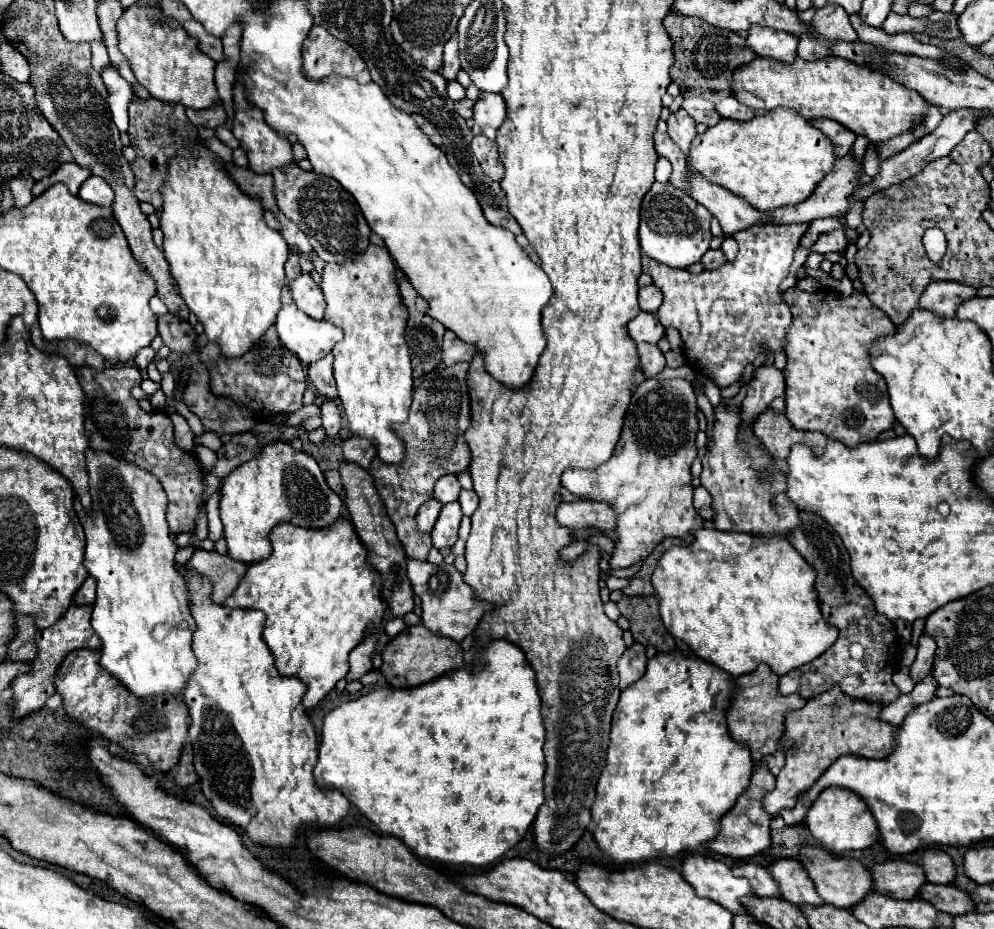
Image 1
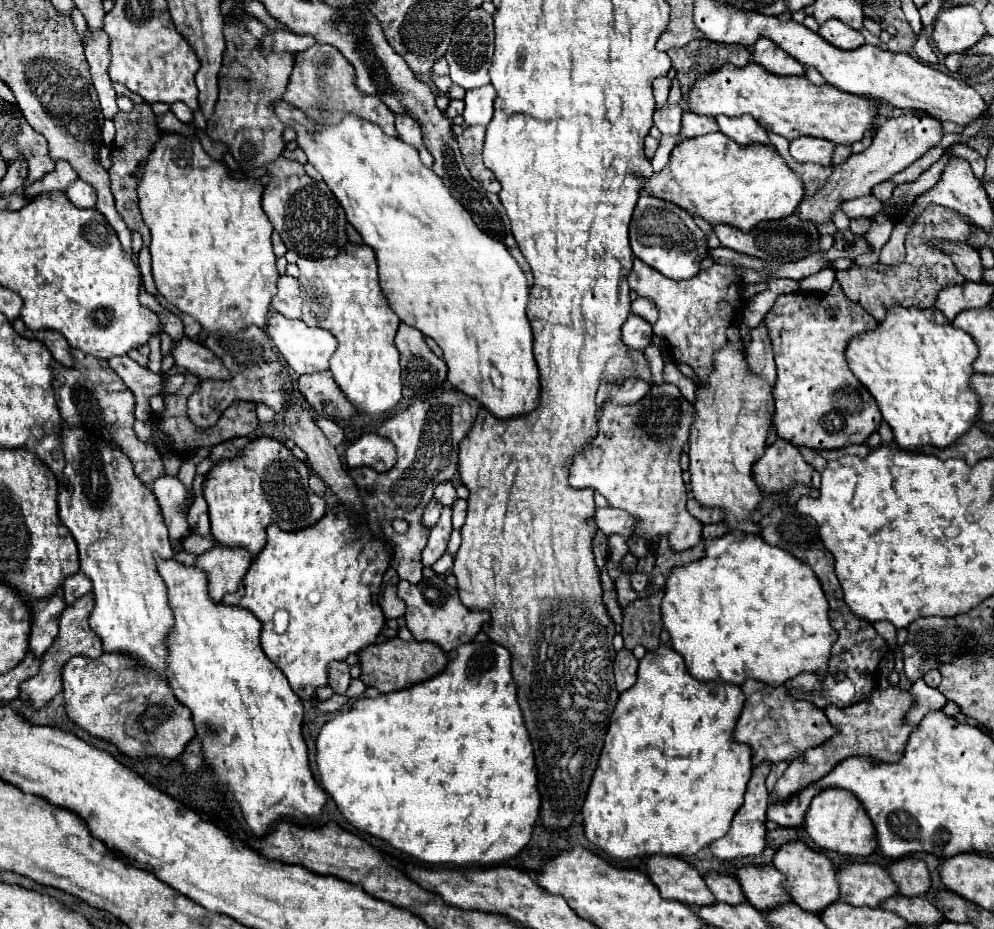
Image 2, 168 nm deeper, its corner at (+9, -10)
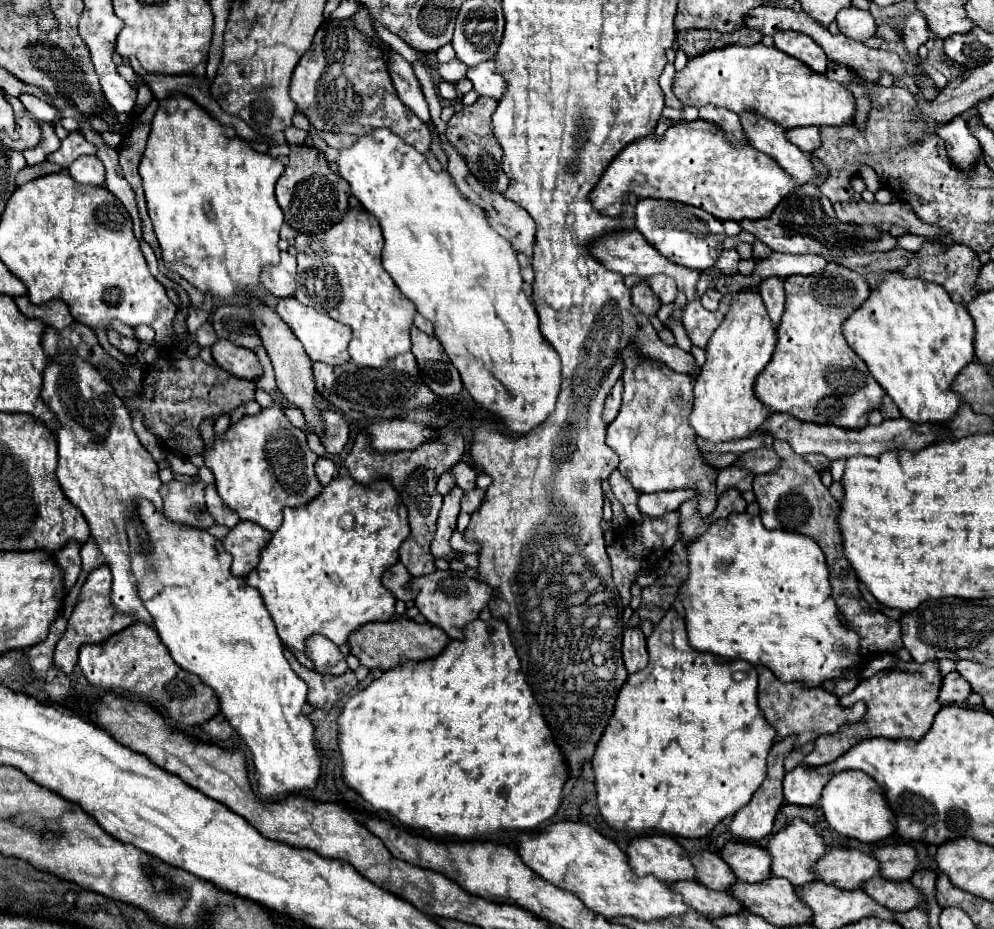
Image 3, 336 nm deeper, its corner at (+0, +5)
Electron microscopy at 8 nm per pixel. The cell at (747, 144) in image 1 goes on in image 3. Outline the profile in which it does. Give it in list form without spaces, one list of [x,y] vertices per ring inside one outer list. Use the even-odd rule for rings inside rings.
[[[694,120],[694,122],[676,122],[672,124],[664,136],[646,136],[644,140],[632,142],[612,164],[608,166],[608,172],[600,178],[600,184],[596,192],[592,194],[592,204],[596,204],[596,210],[604,212],[606,216],[616,216],[618,206],[624,202],[622,196],[634,194],[636,198],[652,196],[652,198],[664,198],[664,200],[676,200],[684,204],[692,204],[698,208],[704,208],[718,220],[758,220],[764,216],[770,216],[772,208],[794,192],[796,184],[792,176],[788,176],[780,164],[772,156],[766,156],[764,152],[758,152],[750,144],[732,144],[726,138],[726,132],[722,128],[716,128],[716,124]]]

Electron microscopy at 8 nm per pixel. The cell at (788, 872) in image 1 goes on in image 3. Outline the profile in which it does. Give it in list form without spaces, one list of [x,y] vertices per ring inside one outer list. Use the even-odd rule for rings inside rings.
[[[730,842],[724,846],[720,856],[734,870],[736,878],[742,882],[764,882],[772,876],[770,872],[772,858],[760,846]]]

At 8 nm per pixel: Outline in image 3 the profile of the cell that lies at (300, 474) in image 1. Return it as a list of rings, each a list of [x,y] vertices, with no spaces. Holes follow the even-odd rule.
[[[274,402],[270,408],[264,408],[256,416],[244,416],[238,424],[230,426],[226,434],[216,436],[212,448],[208,448],[204,454],[206,466],[214,472],[218,496],[222,498],[222,502],[230,510],[234,510],[240,516],[240,520],[260,524],[268,532],[276,532],[278,526],[282,524],[282,508],[306,506],[324,490],[324,486],[318,482],[314,474],[314,464],[318,456],[308,448],[304,432],[290,426],[282,408],[284,406],[280,402]]]

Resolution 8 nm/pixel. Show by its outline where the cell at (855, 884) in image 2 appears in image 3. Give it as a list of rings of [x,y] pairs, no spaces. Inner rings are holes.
[[[830,848],[820,858],[816,872],[820,872],[820,880],[826,884],[836,884],[844,890],[862,890],[870,878],[880,876],[880,862],[856,848]]]

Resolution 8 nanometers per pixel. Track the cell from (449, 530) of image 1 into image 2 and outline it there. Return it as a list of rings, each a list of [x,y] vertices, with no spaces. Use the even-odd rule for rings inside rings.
[[[443,507],[441,517],[437,521],[437,525],[431,529],[429,541],[421,553],[421,563],[423,567],[431,567],[447,549],[447,541],[451,535],[451,507]]]

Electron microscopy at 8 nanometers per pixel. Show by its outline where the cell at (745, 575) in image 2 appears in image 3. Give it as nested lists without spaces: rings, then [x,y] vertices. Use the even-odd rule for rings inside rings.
[[[742,512],[712,524],[692,542],[688,546],[688,566],[690,574],[678,590],[678,598],[686,610],[688,642],[698,652],[742,658],[770,668],[780,682],[800,680],[808,688],[838,678],[844,668],[858,664],[858,636],[840,620],[824,552],[812,538],[786,530],[768,530],[760,516]]]

